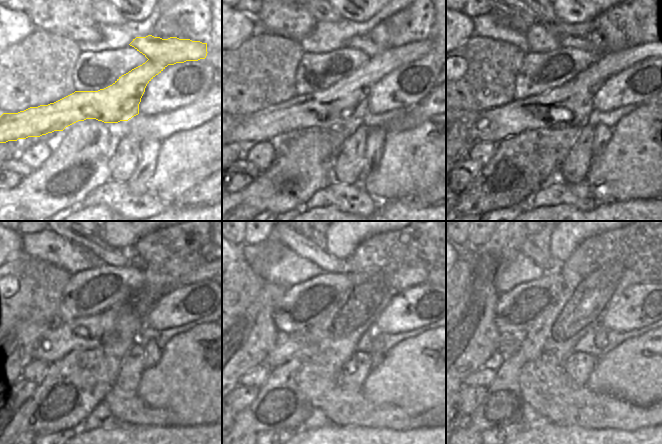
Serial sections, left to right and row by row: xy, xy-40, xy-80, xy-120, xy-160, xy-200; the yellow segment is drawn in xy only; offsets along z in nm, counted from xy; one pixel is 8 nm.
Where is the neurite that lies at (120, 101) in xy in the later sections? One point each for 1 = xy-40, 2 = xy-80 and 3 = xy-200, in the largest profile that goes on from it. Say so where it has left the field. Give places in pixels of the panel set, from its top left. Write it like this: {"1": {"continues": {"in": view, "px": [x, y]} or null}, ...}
{"1": {"continues": {"in": "xy-40", "px": [341, 107]}}, "2": {"continues": {"in": "xy-80", "px": [573, 99]}}, "3": {"continues": {"in": "xy-200", "px": [510, 343]}}}

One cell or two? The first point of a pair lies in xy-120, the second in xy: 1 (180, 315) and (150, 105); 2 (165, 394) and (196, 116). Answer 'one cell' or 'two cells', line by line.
1: one cell
2: two cells

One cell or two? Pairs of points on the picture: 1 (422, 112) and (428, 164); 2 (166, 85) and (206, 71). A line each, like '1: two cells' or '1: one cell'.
1: two cells
2: one cell

